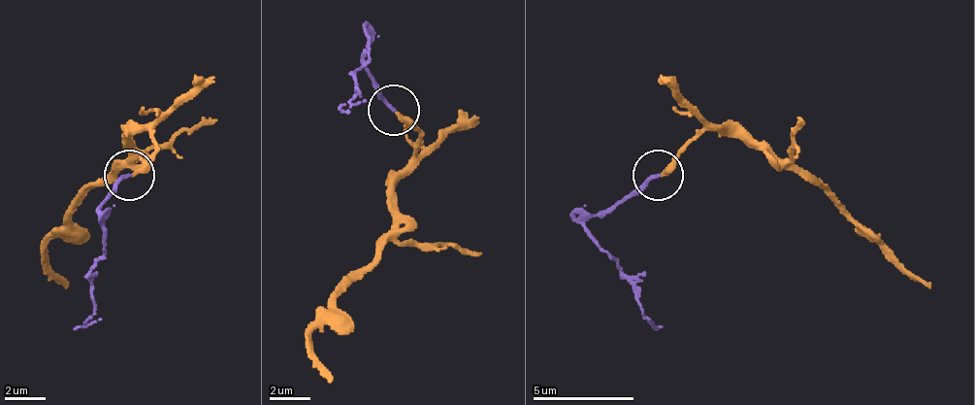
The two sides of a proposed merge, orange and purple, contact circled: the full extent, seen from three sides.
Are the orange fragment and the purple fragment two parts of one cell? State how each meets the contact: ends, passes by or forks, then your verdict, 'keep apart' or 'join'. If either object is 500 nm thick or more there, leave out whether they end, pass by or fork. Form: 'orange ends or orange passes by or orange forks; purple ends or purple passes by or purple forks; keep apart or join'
orange ends; purple ends; join

